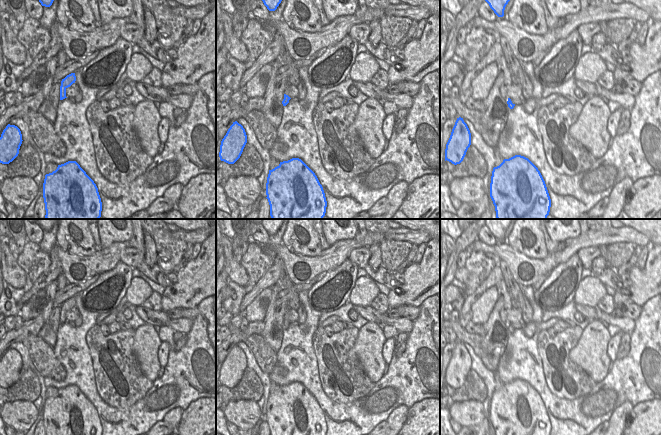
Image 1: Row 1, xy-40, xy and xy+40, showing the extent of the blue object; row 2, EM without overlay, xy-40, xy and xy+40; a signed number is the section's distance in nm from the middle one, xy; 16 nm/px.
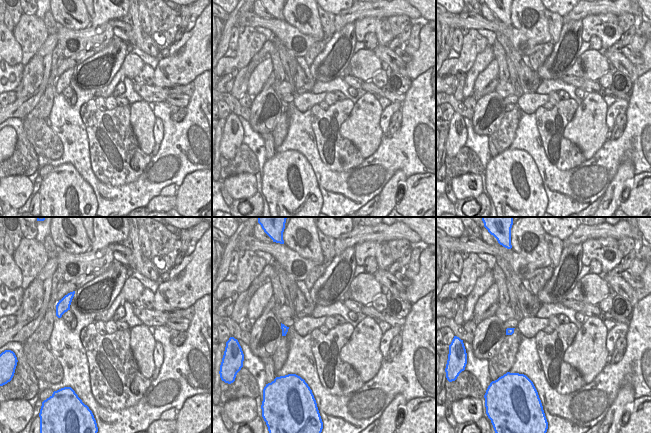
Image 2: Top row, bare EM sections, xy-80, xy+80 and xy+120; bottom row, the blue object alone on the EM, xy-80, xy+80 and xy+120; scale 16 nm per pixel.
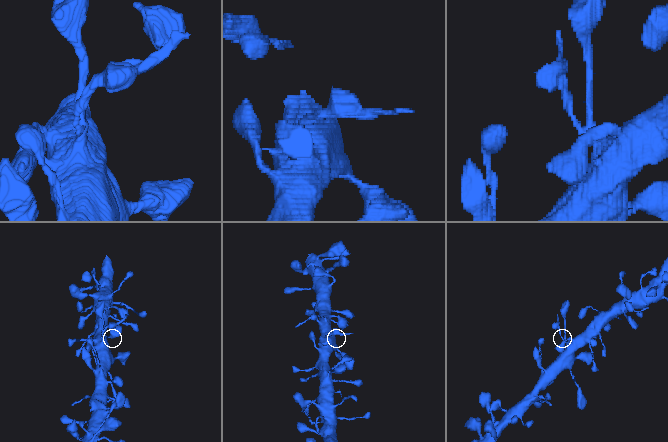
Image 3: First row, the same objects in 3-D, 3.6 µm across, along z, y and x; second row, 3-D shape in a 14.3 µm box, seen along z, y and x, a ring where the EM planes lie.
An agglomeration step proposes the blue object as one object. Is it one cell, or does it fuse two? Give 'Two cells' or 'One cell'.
Two cells

